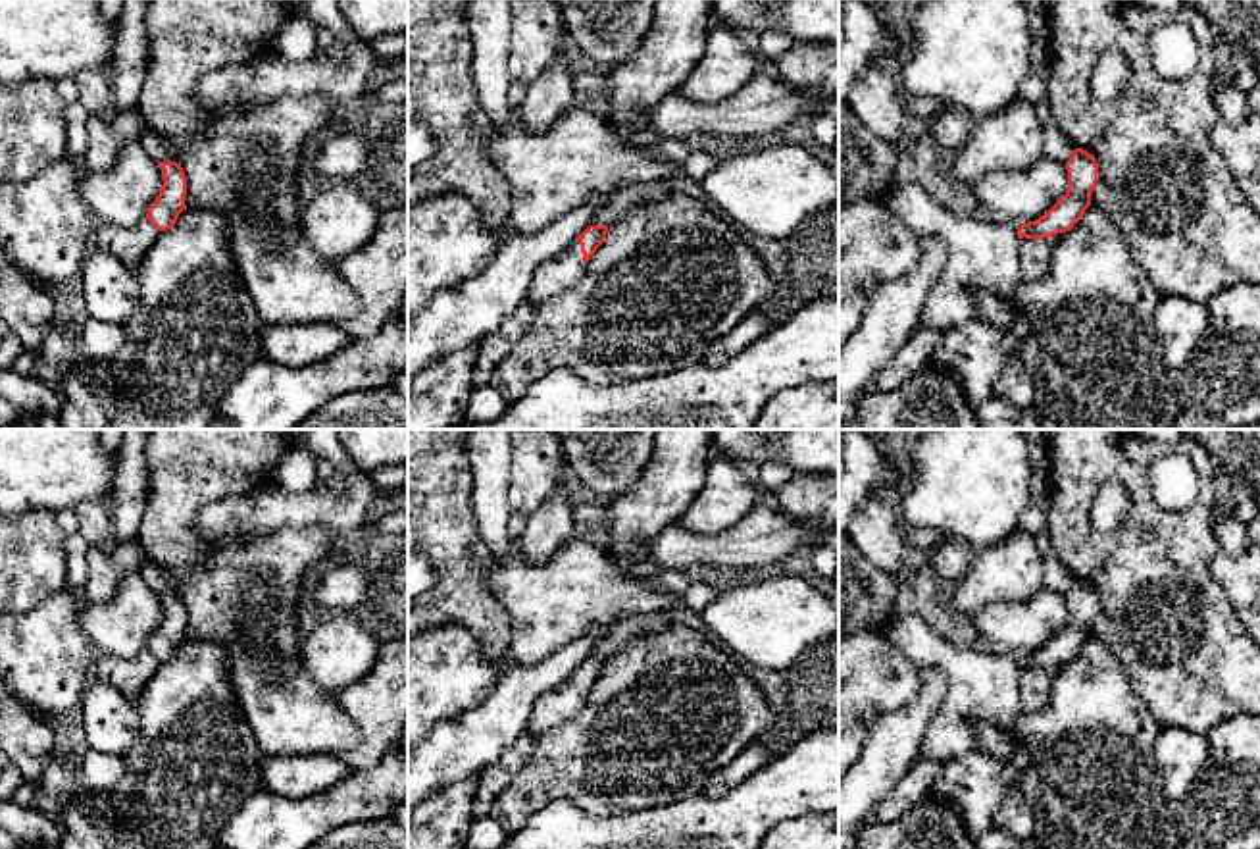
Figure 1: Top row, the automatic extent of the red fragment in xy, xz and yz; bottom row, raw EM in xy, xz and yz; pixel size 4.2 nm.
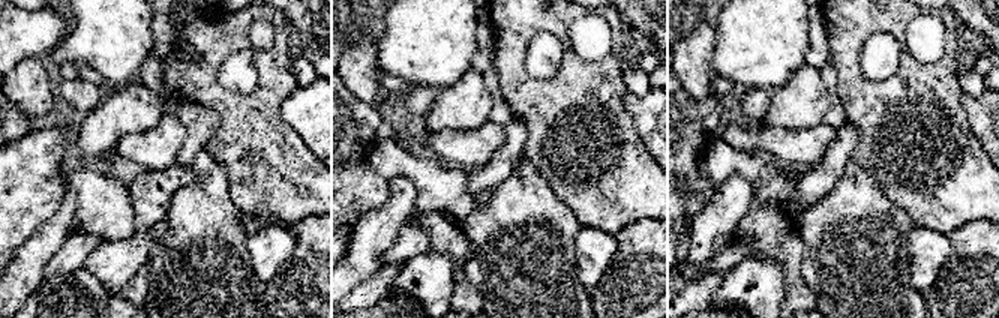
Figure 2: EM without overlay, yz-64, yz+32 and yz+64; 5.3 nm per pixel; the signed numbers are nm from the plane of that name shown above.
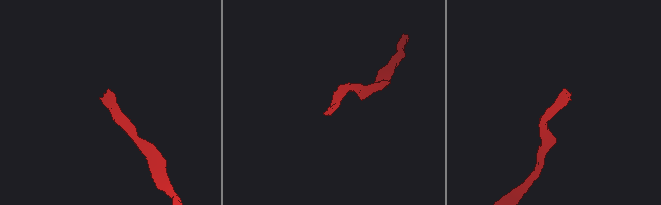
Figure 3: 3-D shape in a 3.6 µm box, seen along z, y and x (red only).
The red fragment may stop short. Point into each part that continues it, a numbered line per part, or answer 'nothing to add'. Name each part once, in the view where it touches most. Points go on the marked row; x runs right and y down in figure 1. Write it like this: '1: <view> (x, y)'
1: xz (562, 272)

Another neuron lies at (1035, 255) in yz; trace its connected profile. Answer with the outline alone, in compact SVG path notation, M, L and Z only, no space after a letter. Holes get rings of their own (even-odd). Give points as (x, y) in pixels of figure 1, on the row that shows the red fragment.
M1064 233L1046 239L1018 239L1020 275L1023 281L1035 281L1045 275L1050 264L1052 246Z

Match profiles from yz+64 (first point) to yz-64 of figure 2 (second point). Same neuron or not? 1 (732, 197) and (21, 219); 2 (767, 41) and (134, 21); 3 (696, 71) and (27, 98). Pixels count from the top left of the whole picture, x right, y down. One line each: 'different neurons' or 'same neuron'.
1: different neurons
2: same neuron
3: same neuron

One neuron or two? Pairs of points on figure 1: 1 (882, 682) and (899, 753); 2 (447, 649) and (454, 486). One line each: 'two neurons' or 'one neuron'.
1: two neurons
2: two neurons

